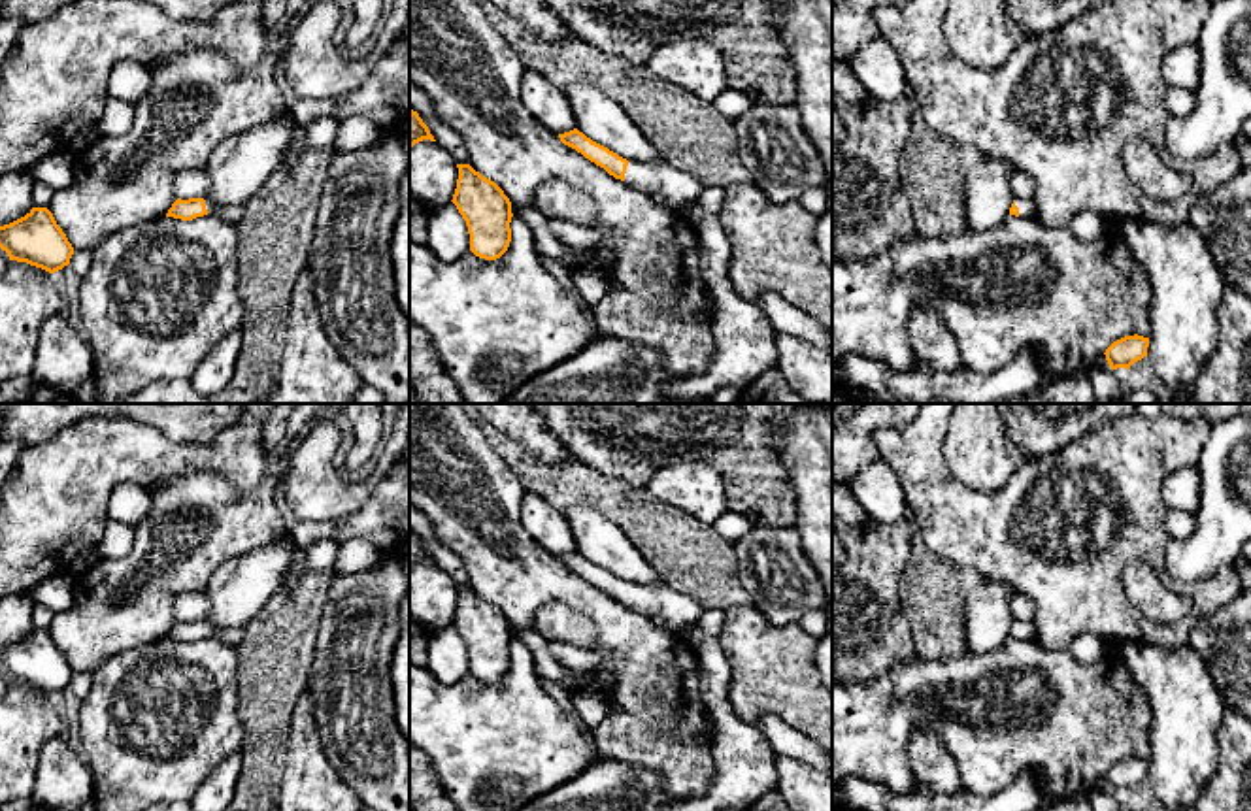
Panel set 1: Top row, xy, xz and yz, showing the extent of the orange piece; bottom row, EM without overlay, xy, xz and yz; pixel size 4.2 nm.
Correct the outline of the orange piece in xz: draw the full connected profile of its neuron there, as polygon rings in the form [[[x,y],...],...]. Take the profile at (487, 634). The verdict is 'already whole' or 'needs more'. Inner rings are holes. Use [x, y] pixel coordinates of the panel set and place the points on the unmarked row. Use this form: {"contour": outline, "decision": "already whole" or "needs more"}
{"contour": [[[457,587],[453,626],[466,643],[470,673],[485,683],[500,681],[511,664],[511,624],[504,613],[470,587]]], "decision": "already whole"}

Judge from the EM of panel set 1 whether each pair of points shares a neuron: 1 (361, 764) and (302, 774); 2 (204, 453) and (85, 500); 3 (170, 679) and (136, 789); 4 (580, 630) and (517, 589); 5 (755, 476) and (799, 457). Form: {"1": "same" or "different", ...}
{"1": "different", "2": "same", "3": "same", "4": "different", "5": "different"}

